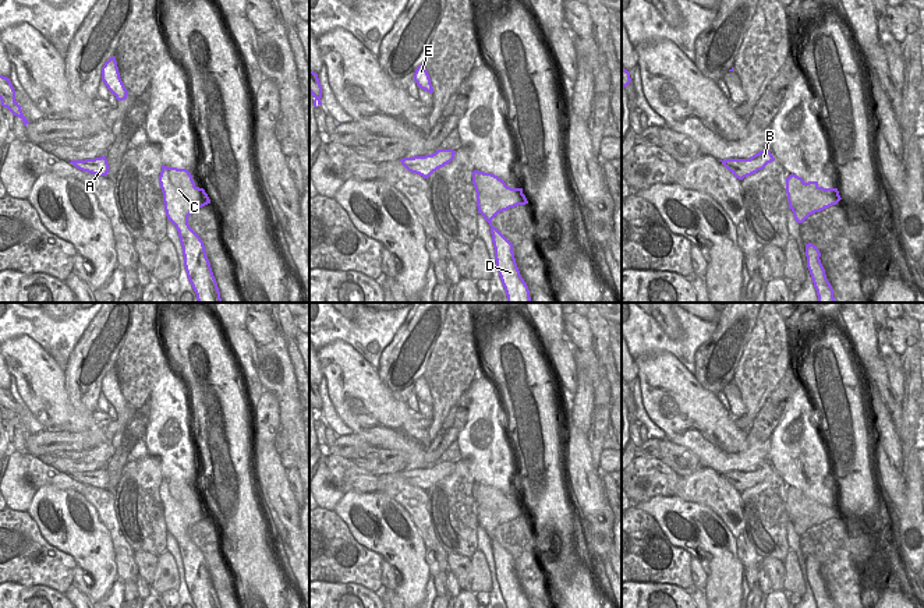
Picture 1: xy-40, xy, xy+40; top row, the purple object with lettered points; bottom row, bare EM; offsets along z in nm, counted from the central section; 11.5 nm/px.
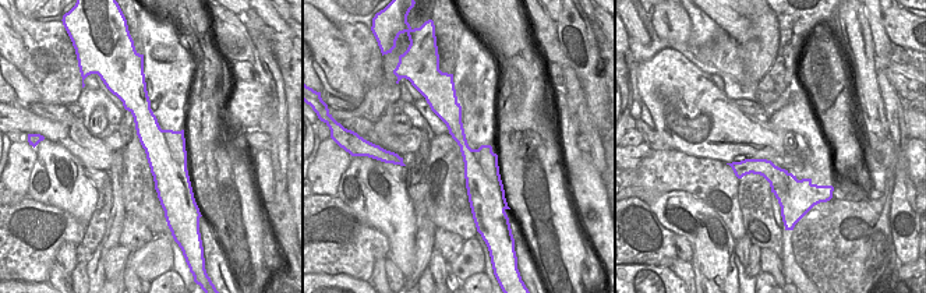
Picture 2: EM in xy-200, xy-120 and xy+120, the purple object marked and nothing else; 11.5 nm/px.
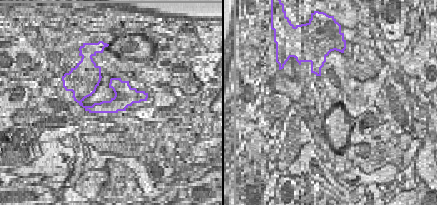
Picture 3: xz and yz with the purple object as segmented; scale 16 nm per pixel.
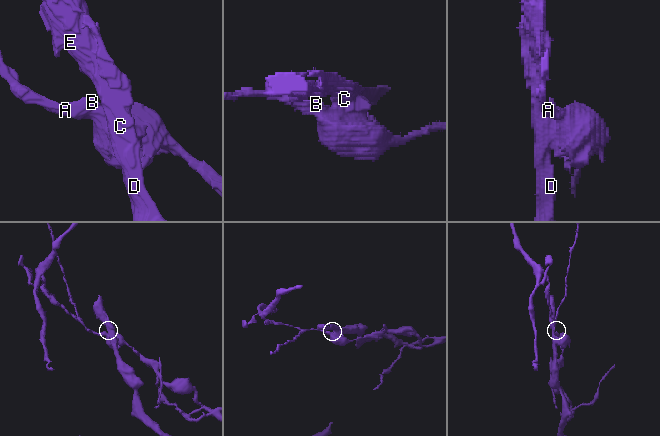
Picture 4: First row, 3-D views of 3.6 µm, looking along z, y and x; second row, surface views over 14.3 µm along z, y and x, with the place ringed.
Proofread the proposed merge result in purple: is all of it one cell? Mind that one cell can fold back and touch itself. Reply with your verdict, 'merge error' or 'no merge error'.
merge error

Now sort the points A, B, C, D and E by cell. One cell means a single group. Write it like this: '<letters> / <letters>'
A B / C D E

